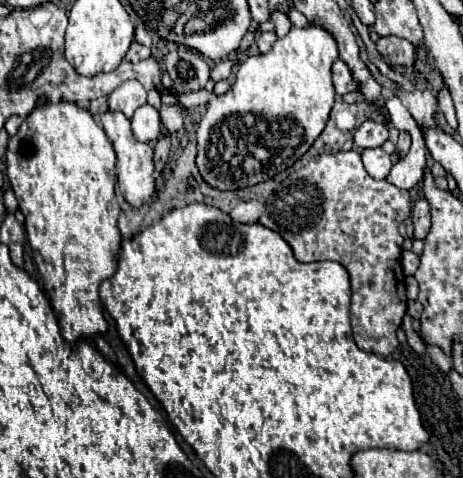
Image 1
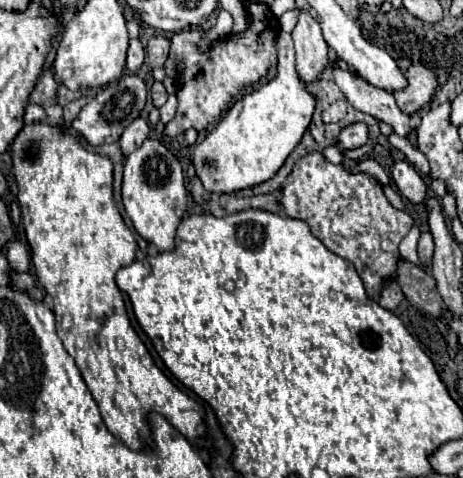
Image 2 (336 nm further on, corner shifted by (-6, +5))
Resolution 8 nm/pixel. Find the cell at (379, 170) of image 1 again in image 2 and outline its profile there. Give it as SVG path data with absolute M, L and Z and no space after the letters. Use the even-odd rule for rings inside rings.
M397 162L391 170L397 190L413 204L421 204L427 198L427 186L419 172L409 162Z

